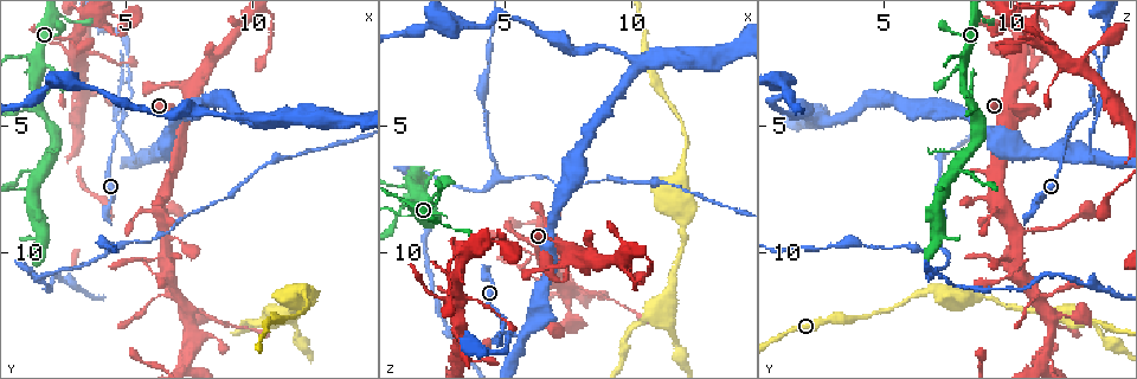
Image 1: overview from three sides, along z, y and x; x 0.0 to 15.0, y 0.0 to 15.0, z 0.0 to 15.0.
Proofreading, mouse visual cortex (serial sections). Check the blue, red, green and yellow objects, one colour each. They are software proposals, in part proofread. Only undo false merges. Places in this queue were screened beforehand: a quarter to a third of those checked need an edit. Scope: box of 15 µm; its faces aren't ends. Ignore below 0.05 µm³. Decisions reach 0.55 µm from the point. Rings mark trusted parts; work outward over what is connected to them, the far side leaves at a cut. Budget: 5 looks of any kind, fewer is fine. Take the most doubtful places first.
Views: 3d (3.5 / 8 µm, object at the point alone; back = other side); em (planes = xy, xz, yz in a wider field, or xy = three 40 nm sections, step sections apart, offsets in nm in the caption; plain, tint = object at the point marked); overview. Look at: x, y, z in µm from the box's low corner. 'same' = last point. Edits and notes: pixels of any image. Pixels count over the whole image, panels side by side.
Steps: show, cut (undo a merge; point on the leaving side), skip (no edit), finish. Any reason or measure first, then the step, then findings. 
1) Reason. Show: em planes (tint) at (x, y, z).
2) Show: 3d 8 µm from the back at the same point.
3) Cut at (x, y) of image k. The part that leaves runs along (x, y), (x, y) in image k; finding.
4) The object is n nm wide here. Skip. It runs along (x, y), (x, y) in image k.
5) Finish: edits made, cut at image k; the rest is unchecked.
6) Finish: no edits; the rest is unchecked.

Two arms at a narrow angle. Show: em planes (tint) at (5.2, 3.2, 13.3).

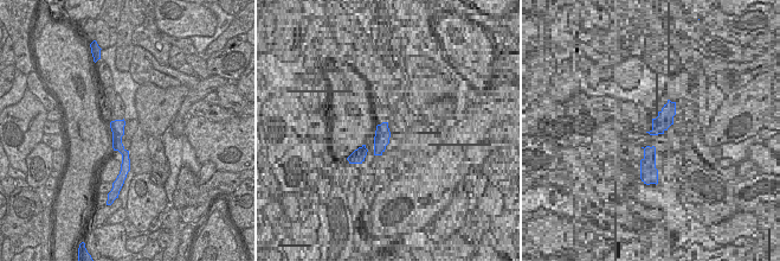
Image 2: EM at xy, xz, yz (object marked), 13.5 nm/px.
See where the arms go. Show: 3d 3.5 µm at the same point.

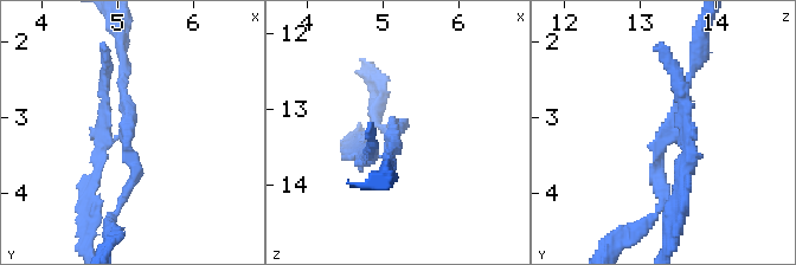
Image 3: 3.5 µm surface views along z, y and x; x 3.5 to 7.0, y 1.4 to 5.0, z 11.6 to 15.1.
Cut at (678, 175) of image 3. The part that leaves runs along (687, 135), (691, 161), (672, 244) in image 3; two cells meet here.

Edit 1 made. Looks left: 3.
Calibre changes. Show: 3d 8 µm at (1.6, 2.4, 8.1).

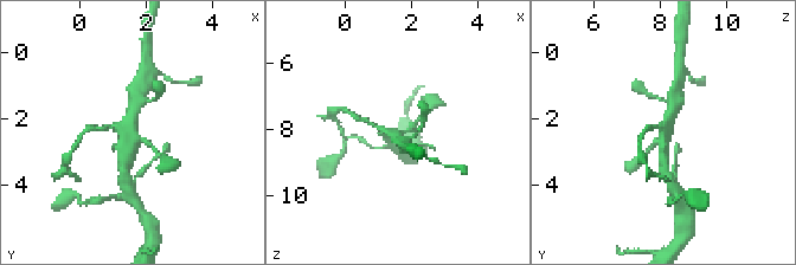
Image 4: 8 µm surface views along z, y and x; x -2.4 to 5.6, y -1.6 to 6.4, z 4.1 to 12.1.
Zoom in. Show: 3d 3.5 µm from the back at (1.5, 2.5, 8.2).

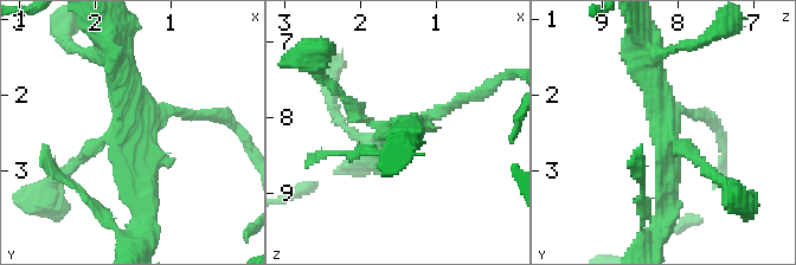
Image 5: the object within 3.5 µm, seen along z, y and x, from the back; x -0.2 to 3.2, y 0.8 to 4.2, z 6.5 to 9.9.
Show: em xy step 3 (tint) at (1.55, 2.50, 8.15).

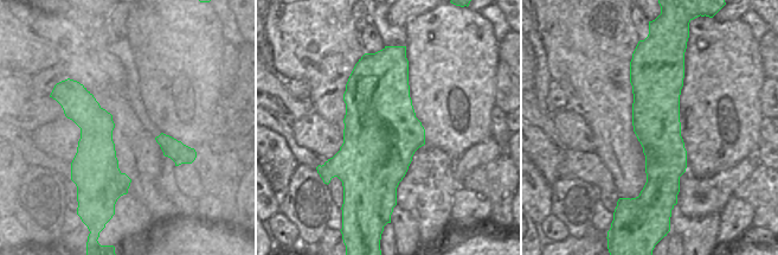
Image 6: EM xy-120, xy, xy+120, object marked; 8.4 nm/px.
Skip. It runs along (78, 87), (124, 186) in image 6; continuous, no second cell.

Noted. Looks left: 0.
Finish: edits made, cut at image 3; the rest is unchecked.

